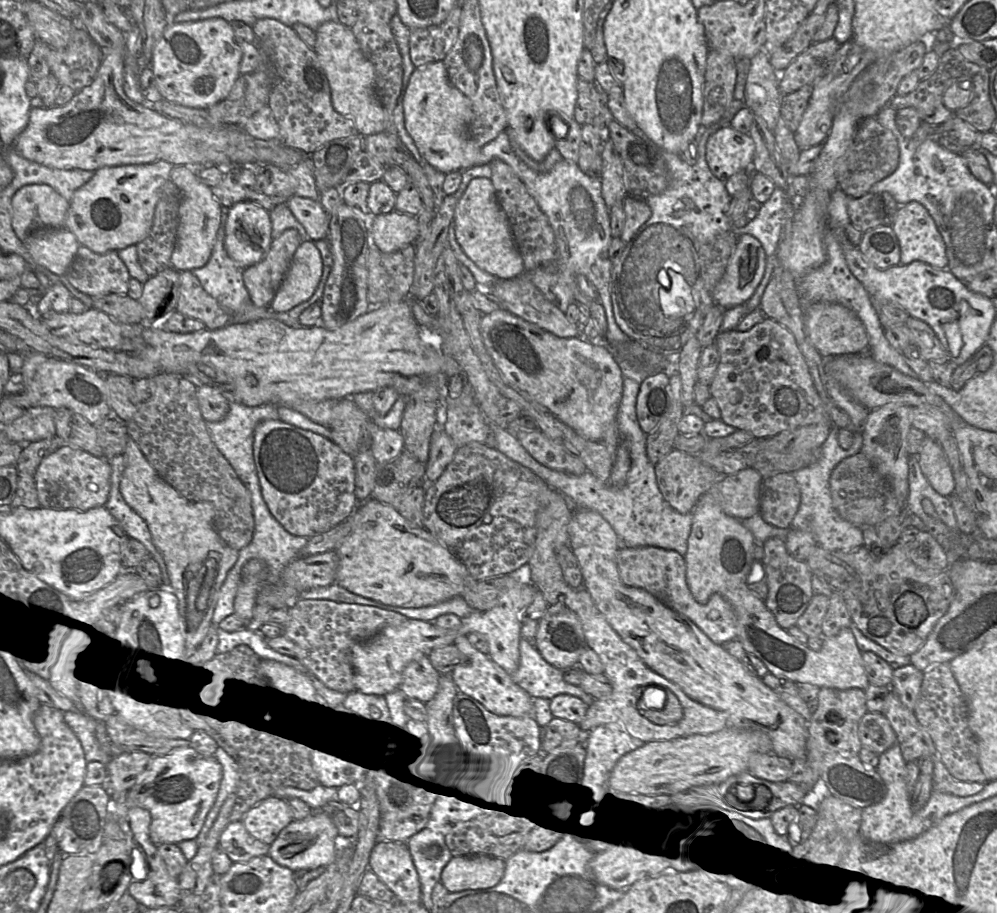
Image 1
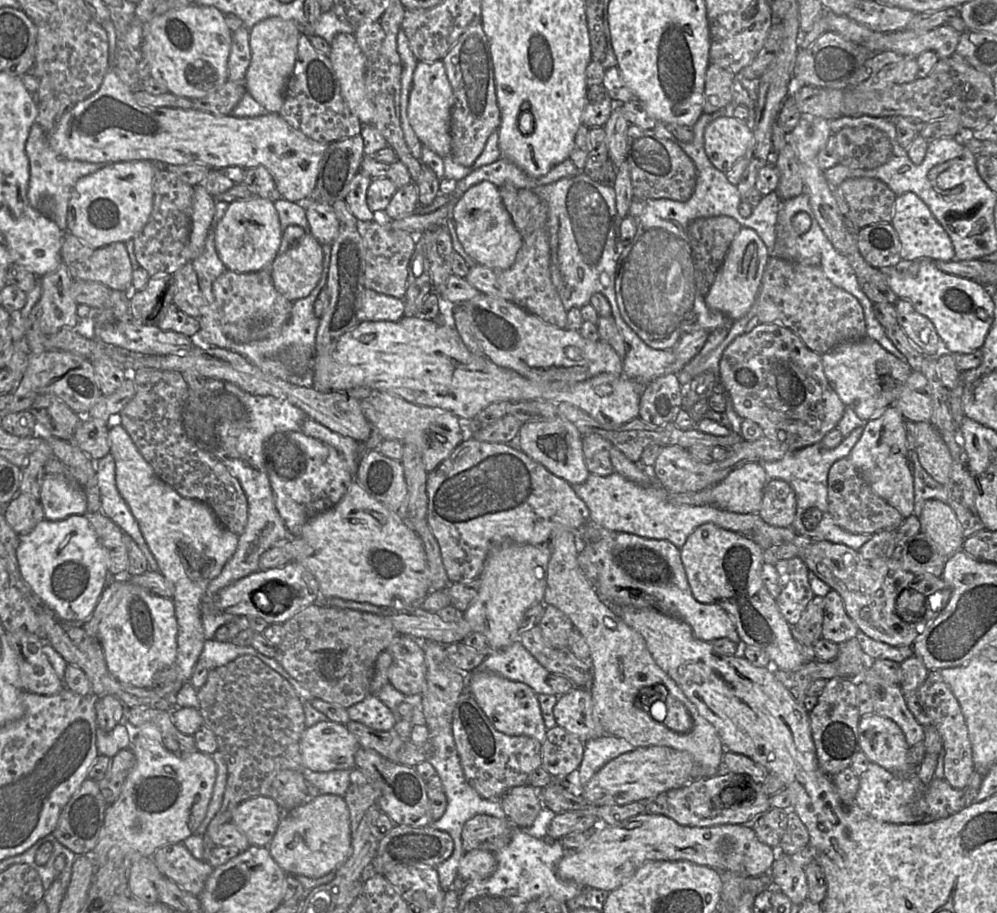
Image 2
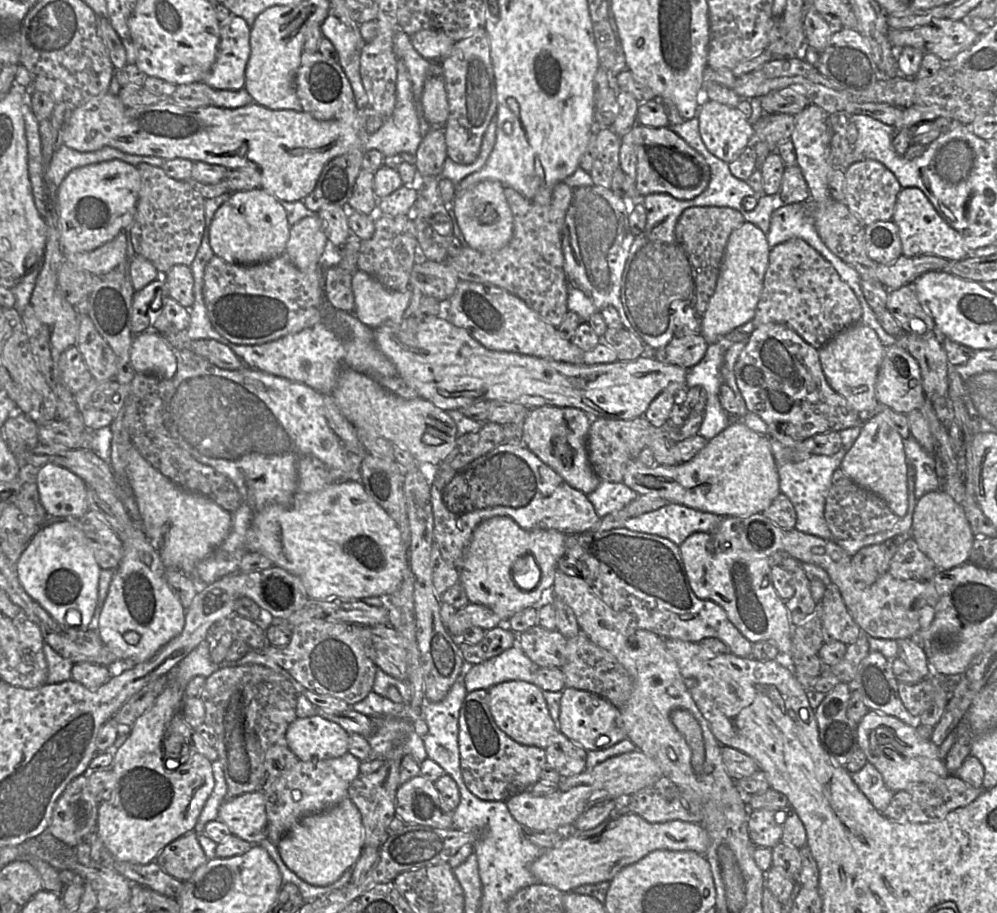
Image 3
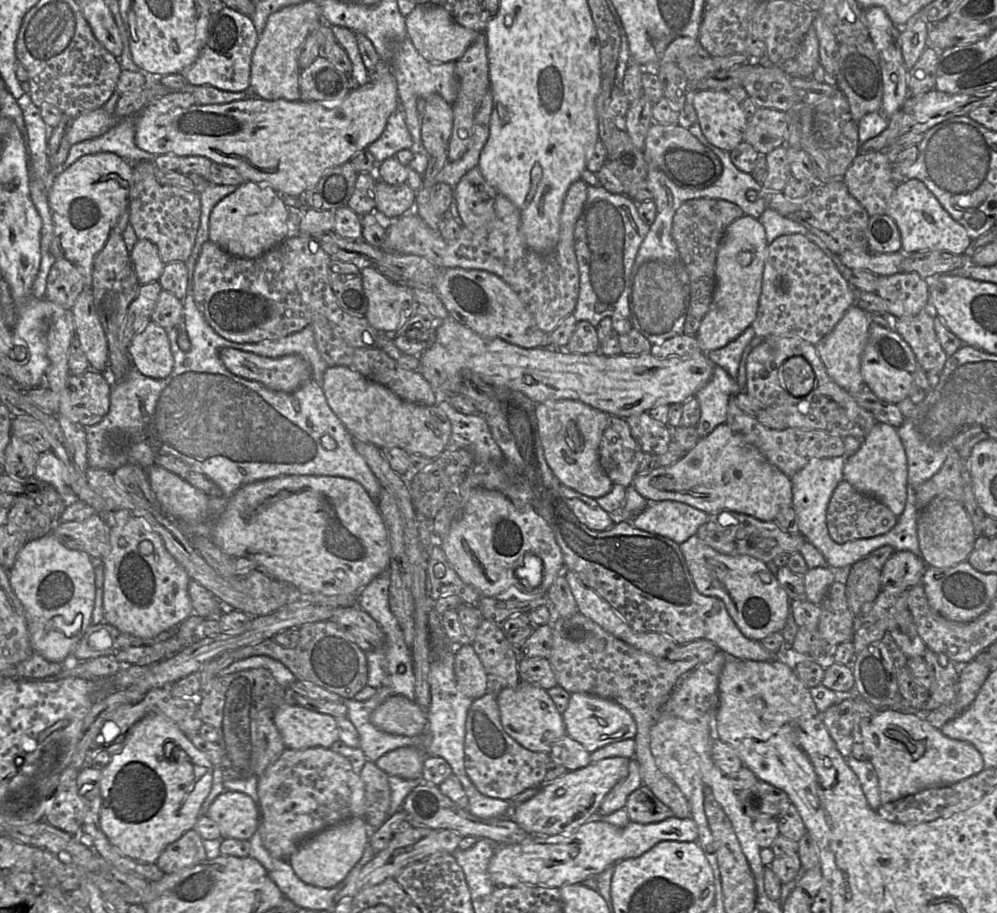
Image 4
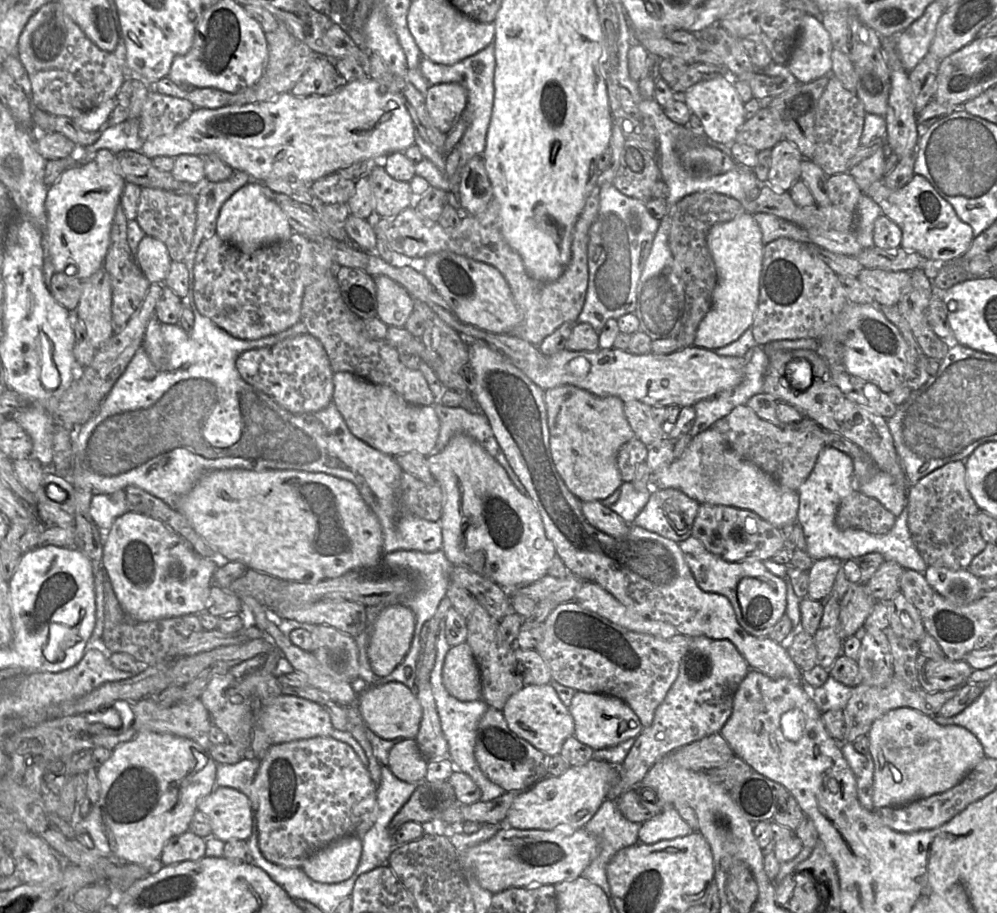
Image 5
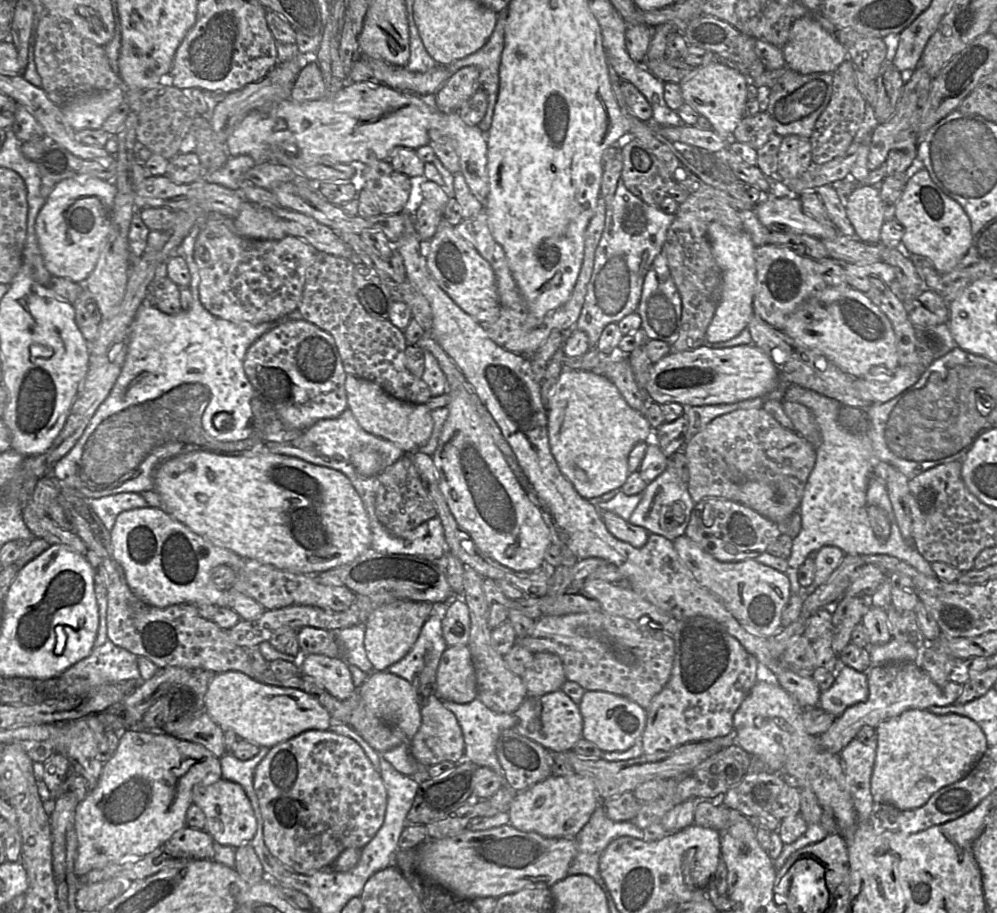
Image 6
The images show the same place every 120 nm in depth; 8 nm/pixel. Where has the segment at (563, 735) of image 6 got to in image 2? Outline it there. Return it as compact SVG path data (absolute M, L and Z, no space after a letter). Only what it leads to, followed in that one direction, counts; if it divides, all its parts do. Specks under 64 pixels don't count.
M473 670L467 678L466 690L471 692L479 707L494 728L509 736L529 736L541 744L545 740L545 727L537 694L525 683L512 681L498 674Z

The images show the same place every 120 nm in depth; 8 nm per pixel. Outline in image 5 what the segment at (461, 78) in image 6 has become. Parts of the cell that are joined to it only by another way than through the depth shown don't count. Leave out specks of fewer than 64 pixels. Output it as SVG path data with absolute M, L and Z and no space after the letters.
M441 83L430 86L425 99L433 124L448 134L466 108L467 91L459 83Z

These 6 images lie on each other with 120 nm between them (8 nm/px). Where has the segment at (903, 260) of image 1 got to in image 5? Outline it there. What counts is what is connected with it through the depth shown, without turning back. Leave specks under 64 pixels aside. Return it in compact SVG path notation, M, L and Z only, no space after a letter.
M915 174L898 190L887 188L883 180L876 181L866 194L880 206L882 214L901 229L901 247L907 252L916 252L929 262L946 263L961 257L972 243L972 228L959 219L951 204L921 175Z

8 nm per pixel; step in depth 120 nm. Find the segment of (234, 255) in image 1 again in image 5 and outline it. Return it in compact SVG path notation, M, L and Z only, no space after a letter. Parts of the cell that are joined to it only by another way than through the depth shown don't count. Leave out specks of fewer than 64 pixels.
M251 180L222 205L216 234L244 254L253 254L267 245L287 240L293 231L279 204L264 193L261 182Z

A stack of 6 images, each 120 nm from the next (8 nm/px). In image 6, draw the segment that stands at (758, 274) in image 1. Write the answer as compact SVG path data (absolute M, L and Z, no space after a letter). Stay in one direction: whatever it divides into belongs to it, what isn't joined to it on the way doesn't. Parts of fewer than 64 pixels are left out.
M712 222L709 225L707 238L722 276L720 300L705 335L705 343L713 344L728 341L748 328L753 315L754 288L756 285L754 257L756 247L746 231L732 231L718 222Z

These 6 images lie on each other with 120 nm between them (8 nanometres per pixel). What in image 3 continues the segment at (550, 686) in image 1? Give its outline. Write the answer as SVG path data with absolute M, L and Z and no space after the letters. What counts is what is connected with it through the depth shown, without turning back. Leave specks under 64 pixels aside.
M517 643L497 656L467 666L464 681L468 692L476 689L488 690L498 683L511 680L534 684L534 675L539 667Z

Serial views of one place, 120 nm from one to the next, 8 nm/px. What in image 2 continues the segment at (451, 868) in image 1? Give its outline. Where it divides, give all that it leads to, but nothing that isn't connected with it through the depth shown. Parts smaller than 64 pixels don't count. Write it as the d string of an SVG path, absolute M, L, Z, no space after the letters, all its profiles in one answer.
M486 850L465 852L460 859L457 879L466 883L470 880L489 878L497 867L495 854Z

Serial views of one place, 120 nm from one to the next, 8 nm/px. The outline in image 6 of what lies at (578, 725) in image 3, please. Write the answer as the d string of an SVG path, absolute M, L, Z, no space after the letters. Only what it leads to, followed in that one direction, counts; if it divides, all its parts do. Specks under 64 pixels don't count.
M586 691L579 704L583 718L582 738L602 752L622 752L641 738L646 723L646 710L637 703L609 692Z

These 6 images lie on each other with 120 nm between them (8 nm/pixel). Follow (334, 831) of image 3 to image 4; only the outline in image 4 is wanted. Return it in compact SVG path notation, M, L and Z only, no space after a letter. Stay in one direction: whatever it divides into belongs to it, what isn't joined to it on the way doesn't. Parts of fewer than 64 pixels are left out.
M361 817L351 818L309 837L289 857L288 863L304 883L319 888L333 888L359 862L369 837L370 831L365 820Z

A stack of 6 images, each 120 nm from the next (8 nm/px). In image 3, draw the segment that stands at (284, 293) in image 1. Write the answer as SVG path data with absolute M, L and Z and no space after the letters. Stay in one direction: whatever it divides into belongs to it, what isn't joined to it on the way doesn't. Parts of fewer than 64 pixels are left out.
M312 213L291 226L285 254L301 271L311 271L321 264L327 240L321 220Z

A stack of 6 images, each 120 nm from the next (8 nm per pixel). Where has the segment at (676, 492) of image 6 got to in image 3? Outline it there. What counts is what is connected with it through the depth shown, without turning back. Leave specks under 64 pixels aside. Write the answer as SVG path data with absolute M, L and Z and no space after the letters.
M669 503L655 511L628 519L624 528L668 538L680 546L693 533L714 531L722 519L717 514Z

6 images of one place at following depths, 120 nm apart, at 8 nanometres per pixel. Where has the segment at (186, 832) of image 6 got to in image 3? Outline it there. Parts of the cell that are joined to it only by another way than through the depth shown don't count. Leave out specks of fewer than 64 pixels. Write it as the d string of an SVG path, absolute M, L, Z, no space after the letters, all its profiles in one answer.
M192 830L175 839L165 846L154 862L175 879L189 880L208 861L197 836Z

